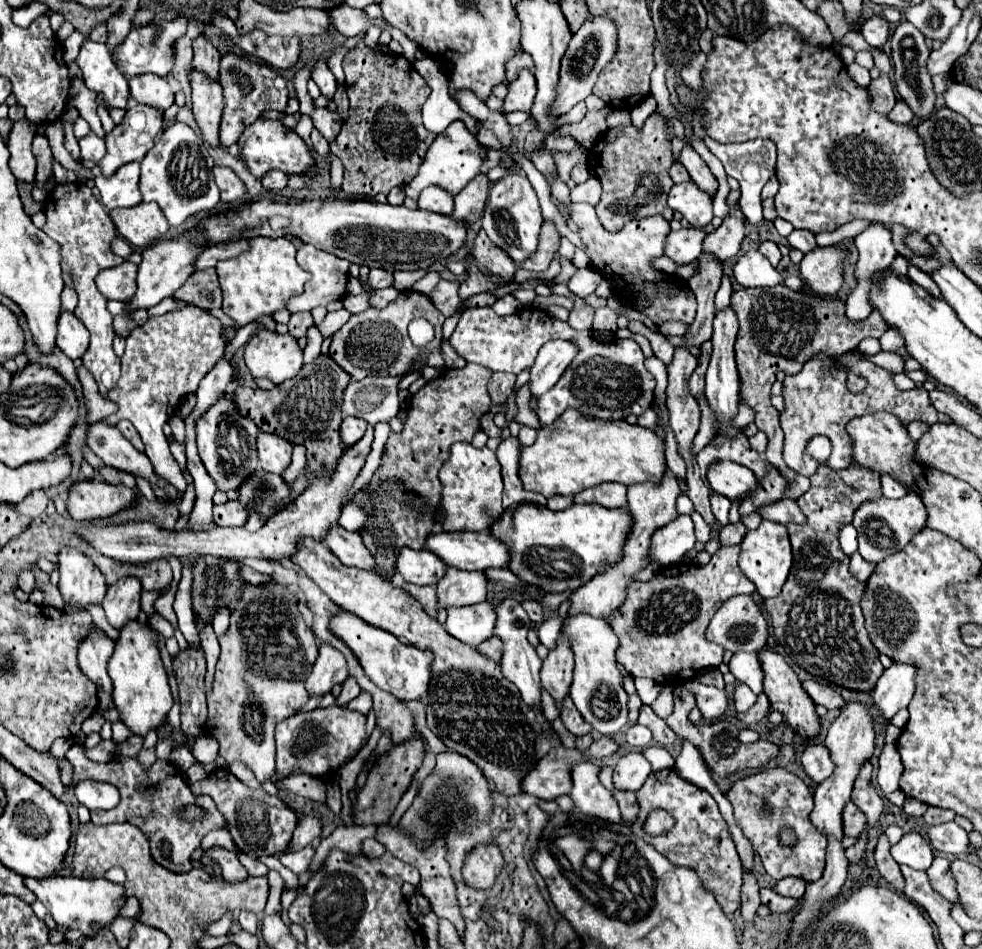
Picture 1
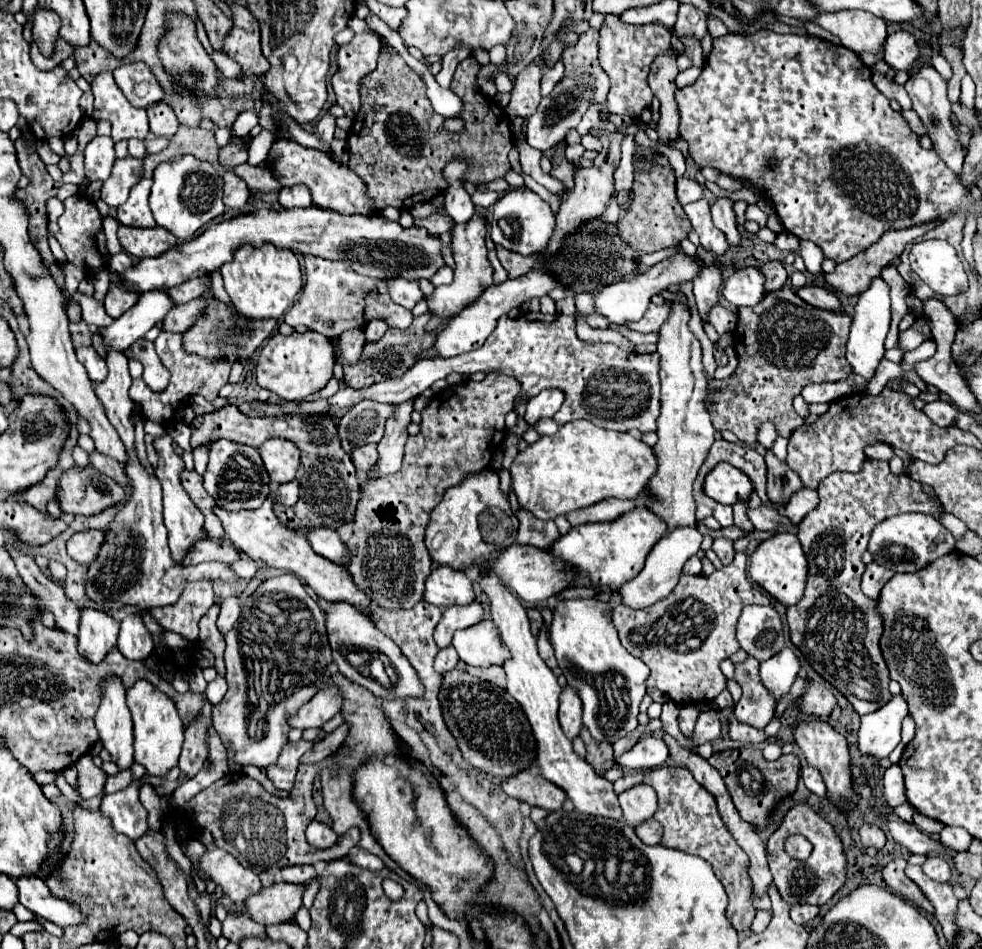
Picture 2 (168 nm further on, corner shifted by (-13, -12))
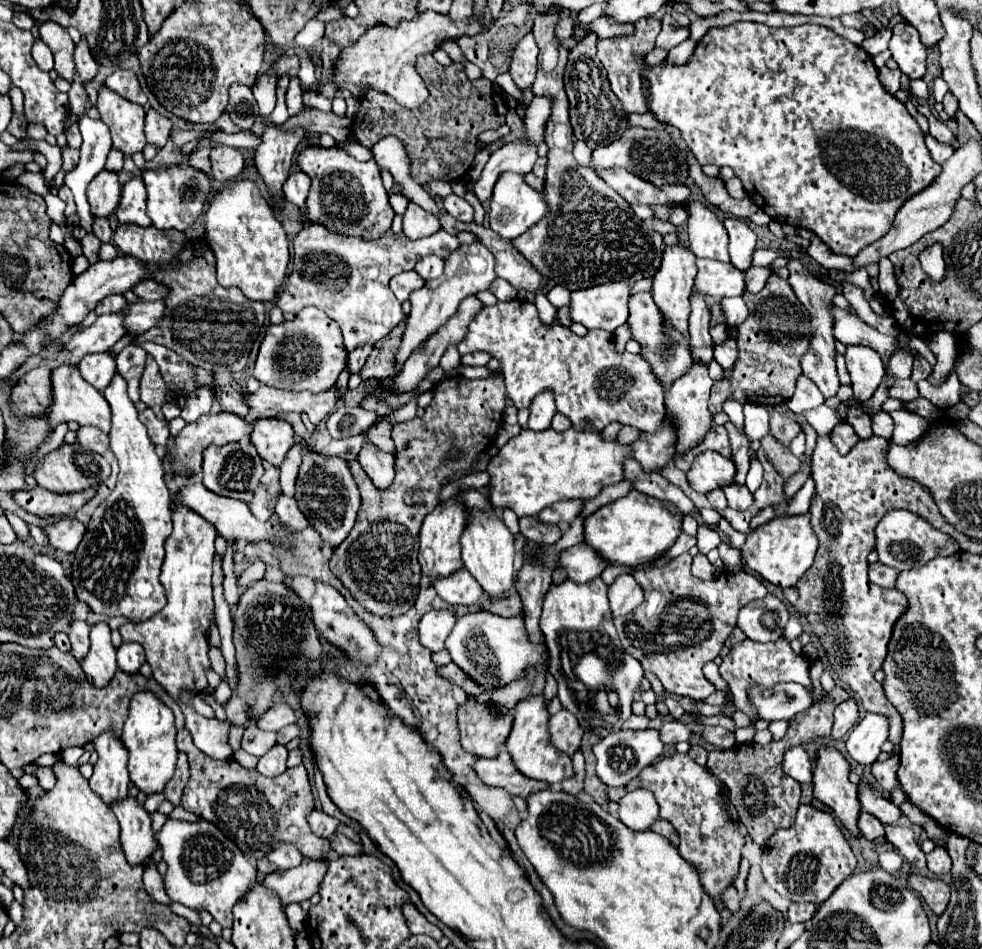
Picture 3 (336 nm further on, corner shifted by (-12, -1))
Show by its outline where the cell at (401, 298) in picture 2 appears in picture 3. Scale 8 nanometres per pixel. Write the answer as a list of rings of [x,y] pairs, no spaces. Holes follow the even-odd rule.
[[[409,270],[409,272],[397,274],[391,280],[391,290],[393,290],[393,294],[397,296],[399,302],[405,302],[405,300],[409,300],[409,294],[413,290],[419,290],[423,284],[425,284],[425,280],[421,276],[417,276],[415,270]]]

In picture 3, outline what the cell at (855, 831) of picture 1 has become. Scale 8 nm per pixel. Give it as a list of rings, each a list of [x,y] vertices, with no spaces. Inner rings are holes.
[[[861,812],[861,816],[859,816],[859,830],[867,840],[877,840],[877,838],[883,838],[883,834],[885,834],[883,824],[867,812]]]

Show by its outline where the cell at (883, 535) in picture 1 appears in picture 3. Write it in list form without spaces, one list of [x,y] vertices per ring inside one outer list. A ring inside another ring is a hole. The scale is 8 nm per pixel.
[[[893,510],[889,512],[889,516],[885,516],[879,524],[877,524],[877,554],[879,554],[879,562],[897,570],[911,570],[911,568],[919,568],[925,566],[929,560],[937,558],[937,556],[951,556],[955,552],[959,552],[959,544],[935,530],[929,522],[925,522],[923,518],[919,518],[913,512],[907,510]]]

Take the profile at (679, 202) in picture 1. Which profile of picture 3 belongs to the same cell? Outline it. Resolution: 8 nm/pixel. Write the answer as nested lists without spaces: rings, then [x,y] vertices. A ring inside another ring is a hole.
[[[689,204],[687,220],[689,246],[697,258],[713,258],[719,262],[729,262],[727,254],[727,232],[717,214],[705,204]]]

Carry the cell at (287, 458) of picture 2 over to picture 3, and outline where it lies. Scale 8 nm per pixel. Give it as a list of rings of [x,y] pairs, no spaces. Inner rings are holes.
[[[259,418],[251,430],[251,442],[261,458],[273,466],[281,466],[285,454],[295,442],[293,428],[287,420],[281,418]]]

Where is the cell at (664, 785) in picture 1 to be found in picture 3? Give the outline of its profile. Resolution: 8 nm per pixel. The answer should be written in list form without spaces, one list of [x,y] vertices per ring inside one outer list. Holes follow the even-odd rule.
[[[667,752],[659,762],[643,768],[641,774],[627,786],[627,790],[647,788],[655,794],[661,808],[661,818],[669,820],[677,830],[681,844],[679,854],[697,868],[701,876],[701,886],[713,898],[715,906],[725,908],[719,902],[719,894],[735,880],[741,860],[741,848],[745,844],[743,834],[735,820],[731,820],[727,806],[723,812],[723,784],[703,766],[695,764],[689,754]]]

